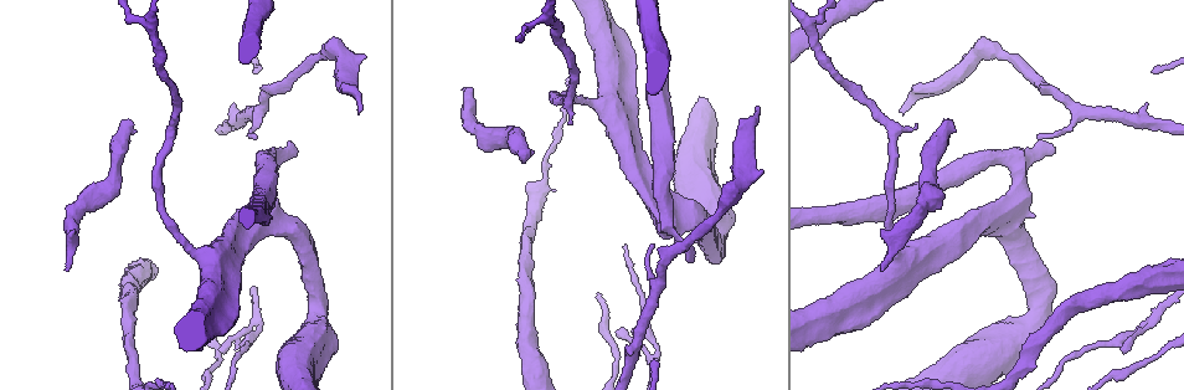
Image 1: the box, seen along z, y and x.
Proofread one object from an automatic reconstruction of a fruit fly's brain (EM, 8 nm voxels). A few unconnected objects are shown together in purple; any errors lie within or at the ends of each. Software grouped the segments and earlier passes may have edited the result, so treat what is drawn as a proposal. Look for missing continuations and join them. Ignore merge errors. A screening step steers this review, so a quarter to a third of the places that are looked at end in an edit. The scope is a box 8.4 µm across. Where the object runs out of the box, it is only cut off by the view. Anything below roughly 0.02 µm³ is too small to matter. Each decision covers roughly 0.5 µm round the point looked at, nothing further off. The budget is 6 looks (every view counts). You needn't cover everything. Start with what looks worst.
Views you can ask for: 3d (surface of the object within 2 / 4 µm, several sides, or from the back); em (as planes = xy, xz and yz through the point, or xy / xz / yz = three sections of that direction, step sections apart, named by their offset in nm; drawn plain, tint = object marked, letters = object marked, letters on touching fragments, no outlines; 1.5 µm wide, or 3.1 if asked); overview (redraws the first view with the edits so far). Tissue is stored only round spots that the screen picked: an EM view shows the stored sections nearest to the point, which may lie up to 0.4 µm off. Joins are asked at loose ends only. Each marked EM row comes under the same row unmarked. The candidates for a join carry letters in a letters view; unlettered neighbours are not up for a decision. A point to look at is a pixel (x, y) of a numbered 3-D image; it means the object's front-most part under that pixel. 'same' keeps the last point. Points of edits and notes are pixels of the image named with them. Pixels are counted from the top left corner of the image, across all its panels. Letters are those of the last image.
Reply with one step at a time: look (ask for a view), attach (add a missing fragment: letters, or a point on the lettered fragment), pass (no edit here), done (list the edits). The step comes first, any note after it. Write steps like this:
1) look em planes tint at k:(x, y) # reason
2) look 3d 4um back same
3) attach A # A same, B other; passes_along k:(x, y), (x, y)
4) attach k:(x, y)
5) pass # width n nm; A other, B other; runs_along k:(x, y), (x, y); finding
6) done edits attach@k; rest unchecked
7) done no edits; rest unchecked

look em planes letters at 1:(463, 88) # branch stops here

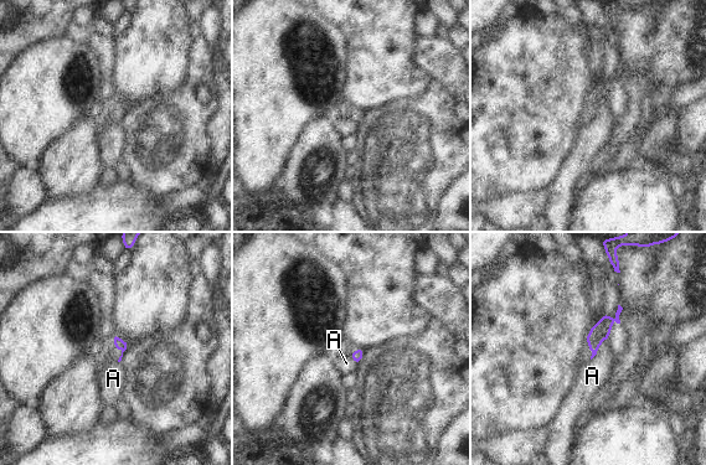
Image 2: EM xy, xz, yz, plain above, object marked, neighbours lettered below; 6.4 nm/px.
pass # A other; border 2:(607, 337), (591, 360); none of them fits

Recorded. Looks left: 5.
look em xz step 8 letters at 1:(358, 113) # branch stops here

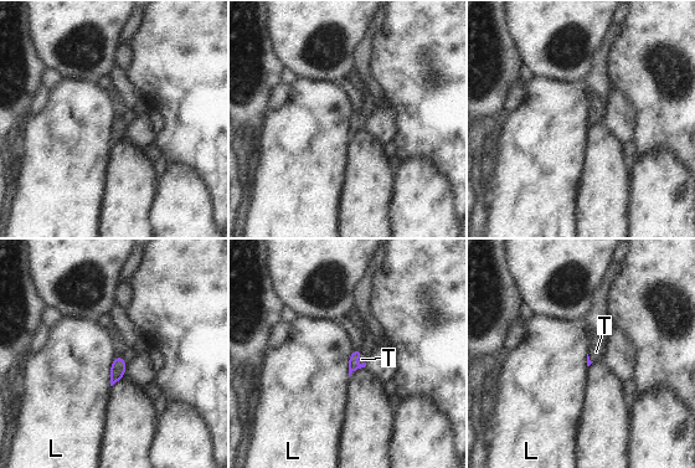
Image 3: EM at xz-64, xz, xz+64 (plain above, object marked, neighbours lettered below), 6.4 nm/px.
look em planes letters same # another direction

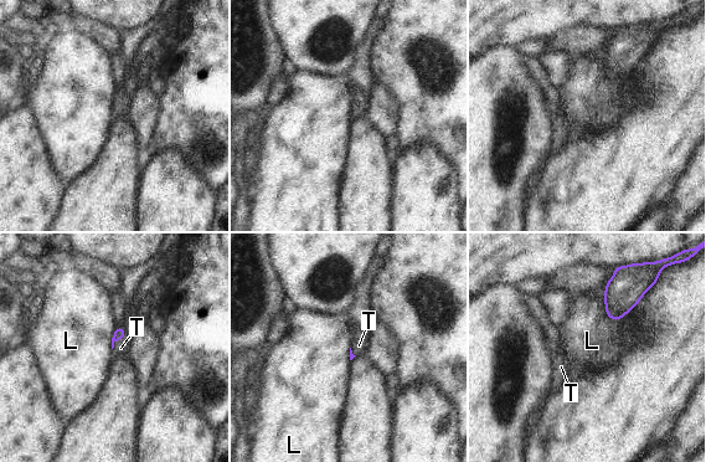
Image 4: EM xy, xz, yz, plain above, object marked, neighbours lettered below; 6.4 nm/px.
attach T # L other, T same; passes_along 4:(119, 333), (117, 340), (120, 348); it goes on there

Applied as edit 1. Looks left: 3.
look em planes letters at 1:(121, 124) # branch stops here

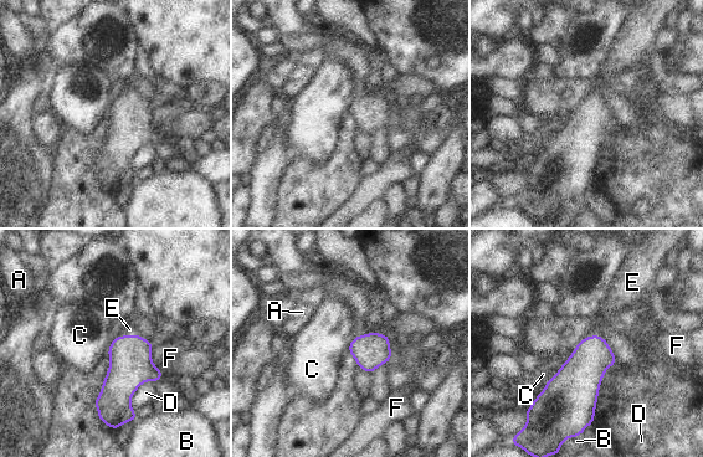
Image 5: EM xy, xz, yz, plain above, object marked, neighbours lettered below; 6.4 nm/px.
attach E # A other, B other, C other, D other, E same, F other; the neuron continues

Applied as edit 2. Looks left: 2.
done edits attach@4, attach@5; rest unchecked

